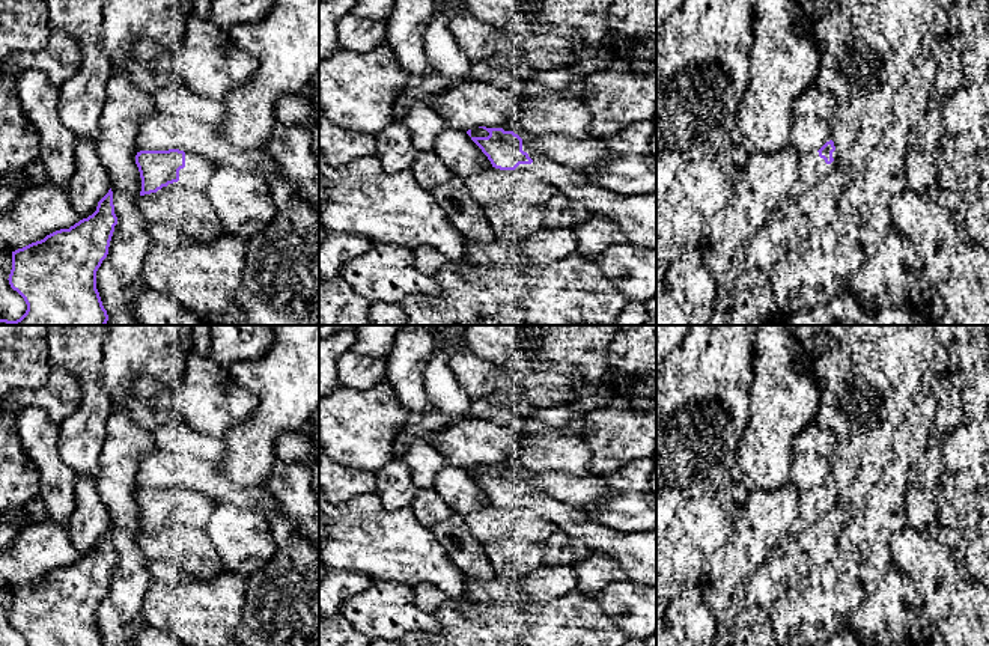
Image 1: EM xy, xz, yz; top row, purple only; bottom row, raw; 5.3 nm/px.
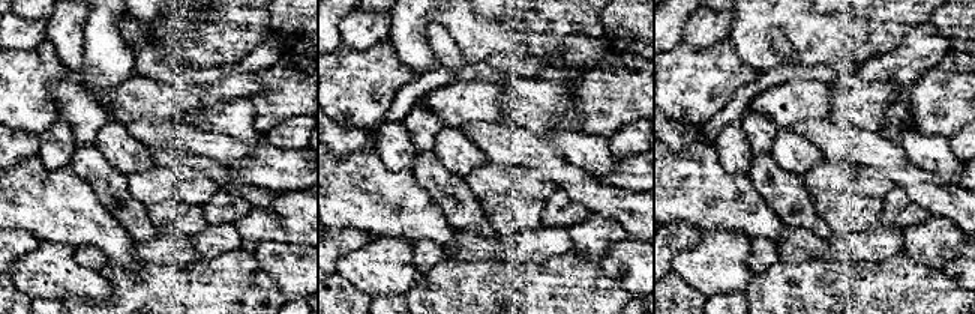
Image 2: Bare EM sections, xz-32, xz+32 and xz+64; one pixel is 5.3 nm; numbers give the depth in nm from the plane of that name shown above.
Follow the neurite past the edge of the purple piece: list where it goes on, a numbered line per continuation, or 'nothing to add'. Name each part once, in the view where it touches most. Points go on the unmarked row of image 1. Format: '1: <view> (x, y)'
1: xz (636, 550)

